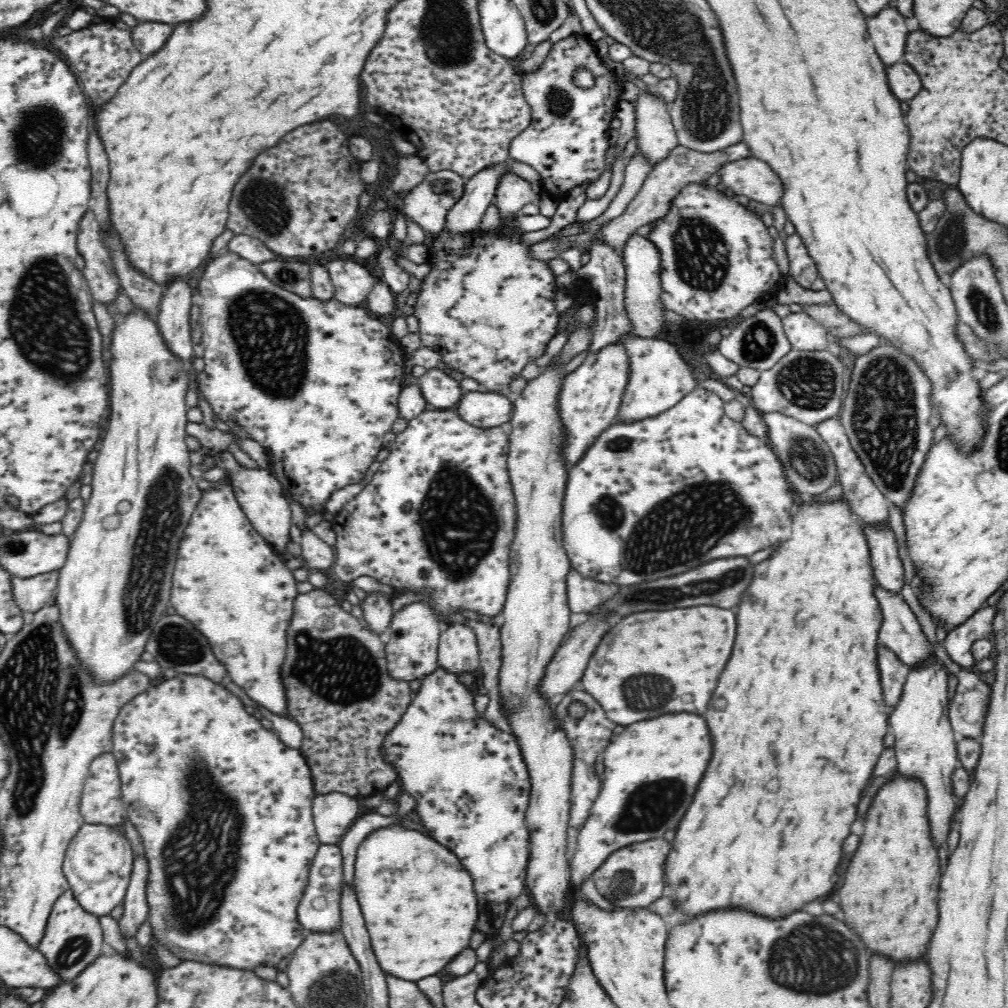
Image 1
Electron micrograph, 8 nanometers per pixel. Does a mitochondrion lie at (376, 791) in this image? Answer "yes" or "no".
no

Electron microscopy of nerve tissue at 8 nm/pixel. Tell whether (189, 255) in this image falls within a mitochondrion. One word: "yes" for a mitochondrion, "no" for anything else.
no

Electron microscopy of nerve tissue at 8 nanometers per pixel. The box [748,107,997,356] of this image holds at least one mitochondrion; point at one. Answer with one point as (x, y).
(952, 240)

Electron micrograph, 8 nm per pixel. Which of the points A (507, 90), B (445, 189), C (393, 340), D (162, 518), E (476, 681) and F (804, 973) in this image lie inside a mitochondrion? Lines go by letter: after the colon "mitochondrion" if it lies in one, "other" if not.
A: other
B: other
C: other
D: mitochondrion
E: other
F: mitochondrion

